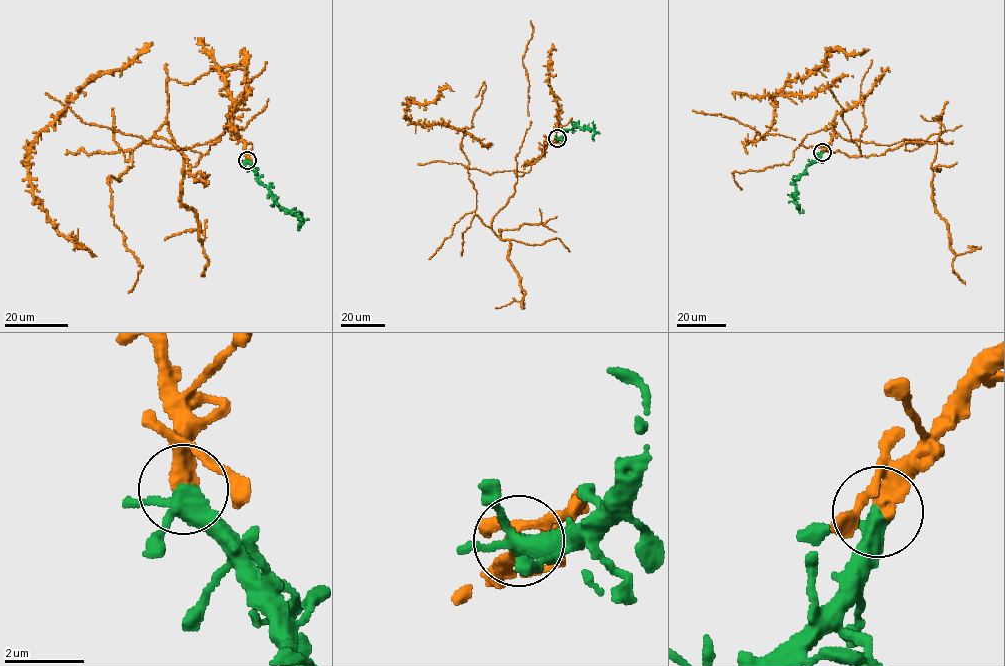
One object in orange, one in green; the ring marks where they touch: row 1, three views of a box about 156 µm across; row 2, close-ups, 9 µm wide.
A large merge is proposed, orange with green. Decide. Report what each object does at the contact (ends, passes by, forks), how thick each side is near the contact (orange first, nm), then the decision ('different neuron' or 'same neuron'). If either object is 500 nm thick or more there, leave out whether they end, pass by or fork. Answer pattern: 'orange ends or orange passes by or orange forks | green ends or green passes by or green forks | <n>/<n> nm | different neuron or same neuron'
orange ends | green forks | 440/320 nm | same neuron

